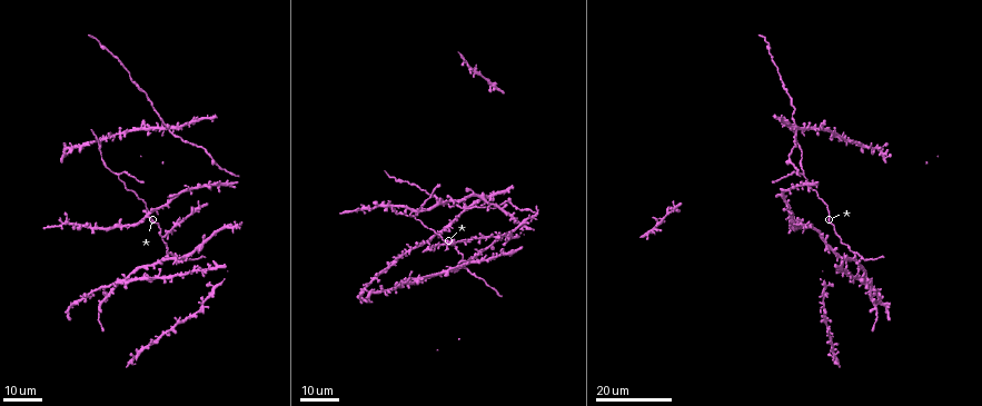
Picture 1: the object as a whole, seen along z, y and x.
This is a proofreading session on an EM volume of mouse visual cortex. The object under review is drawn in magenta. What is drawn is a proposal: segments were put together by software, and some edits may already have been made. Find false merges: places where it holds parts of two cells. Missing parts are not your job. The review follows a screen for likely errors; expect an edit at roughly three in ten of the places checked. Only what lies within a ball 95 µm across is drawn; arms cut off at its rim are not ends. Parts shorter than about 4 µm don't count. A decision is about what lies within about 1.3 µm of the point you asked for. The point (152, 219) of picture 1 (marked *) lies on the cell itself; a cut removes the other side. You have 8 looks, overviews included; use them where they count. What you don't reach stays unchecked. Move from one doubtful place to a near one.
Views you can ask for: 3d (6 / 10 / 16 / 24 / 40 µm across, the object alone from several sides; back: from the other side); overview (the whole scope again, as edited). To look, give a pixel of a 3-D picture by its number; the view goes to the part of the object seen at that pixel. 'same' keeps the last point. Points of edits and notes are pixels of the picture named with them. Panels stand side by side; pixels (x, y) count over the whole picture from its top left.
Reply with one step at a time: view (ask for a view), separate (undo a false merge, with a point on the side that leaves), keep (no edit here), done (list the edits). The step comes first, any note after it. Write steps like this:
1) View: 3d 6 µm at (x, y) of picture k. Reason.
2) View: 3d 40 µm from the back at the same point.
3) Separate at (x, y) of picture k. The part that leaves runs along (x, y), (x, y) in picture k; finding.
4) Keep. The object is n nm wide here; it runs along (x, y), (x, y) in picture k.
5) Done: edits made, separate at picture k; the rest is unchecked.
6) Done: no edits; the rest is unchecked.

View: 3d 24 µm at (115, 131) of picture 1. Looks like a crossing.

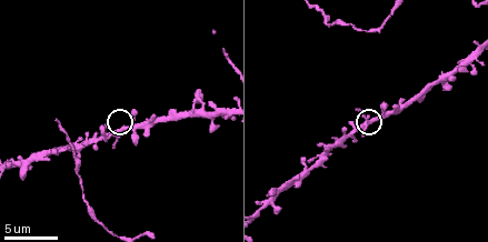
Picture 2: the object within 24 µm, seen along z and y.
View: 3d 10 µm at (119, 128) of picture 2. Zoom in.

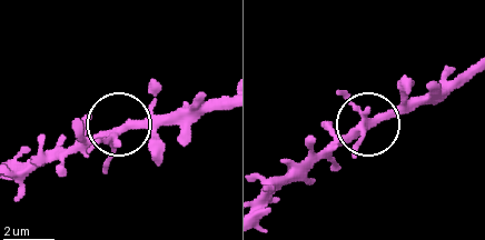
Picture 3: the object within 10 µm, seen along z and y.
Keep. 5 arms meet here; all the same cell.

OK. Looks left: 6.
View: 3d 24 µm at (882, 159) of picture 1. Three-way junction.

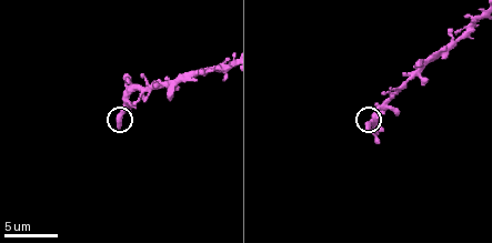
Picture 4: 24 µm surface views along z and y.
View: 3d 6 µm at (119, 117) of picture 4.

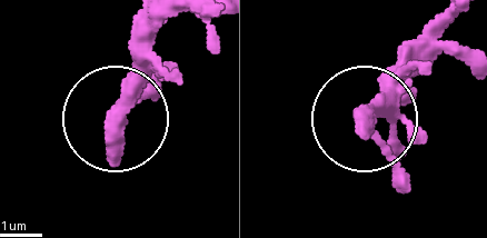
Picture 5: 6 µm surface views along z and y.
Keep. It runs along (168, 13), (118, 116) in picture 5; continuous, no second cell.

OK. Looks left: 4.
View: 3d 16 µm at (118, 279) of picture 1.

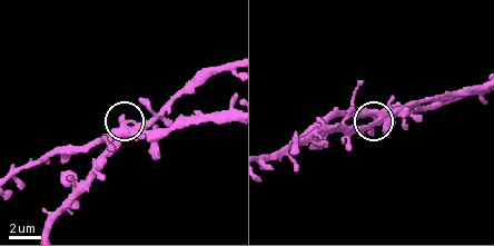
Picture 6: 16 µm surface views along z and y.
View: 3d 6 µm at (372, 118) of picture 6.

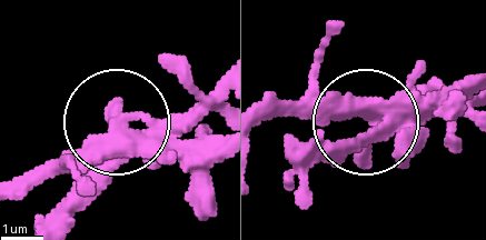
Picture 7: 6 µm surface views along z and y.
Keep. The side arm is 17 µm long; all the same cell.

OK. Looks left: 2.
View: 3d 24 µm at (854, 252) of picture 1. Arms run side by side.

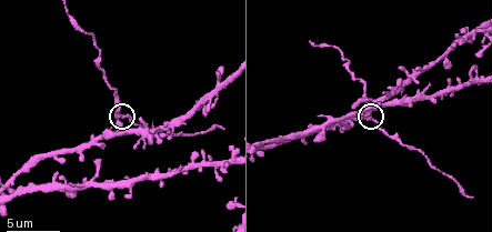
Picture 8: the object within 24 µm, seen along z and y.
View: 3d 10 µm at (122, 116) of picture 8.

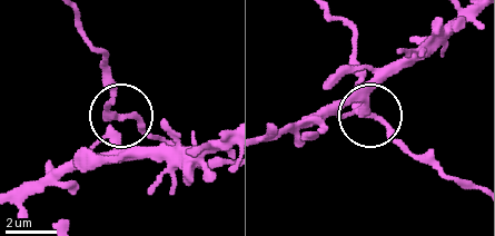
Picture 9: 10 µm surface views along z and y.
Keep. Continuous, no second cell.

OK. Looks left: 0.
Done: no edits; the rest is unchecked.

